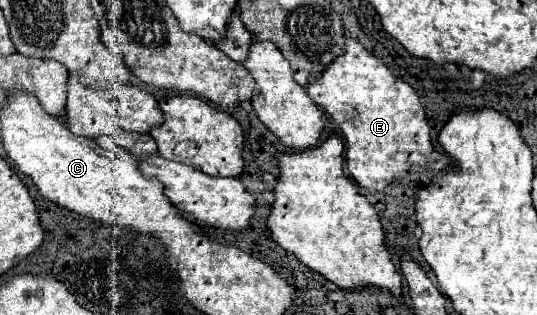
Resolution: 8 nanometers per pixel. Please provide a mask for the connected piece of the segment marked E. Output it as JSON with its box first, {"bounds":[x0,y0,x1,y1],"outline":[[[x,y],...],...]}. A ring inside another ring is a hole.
{"bounds":[307,34,453,190],"outline":[[[345,34],[343,54],[313,80],[307,92],[337,122],[345,140],[347,168],[359,186],[383,190],[393,180],[401,180],[401,172],[407,172],[409,166],[427,166],[437,172],[453,166],[451,158],[437,154],[431,144],[425,110],[417,92],[393,76],[381,58],[369,52],[357,38]]]}

